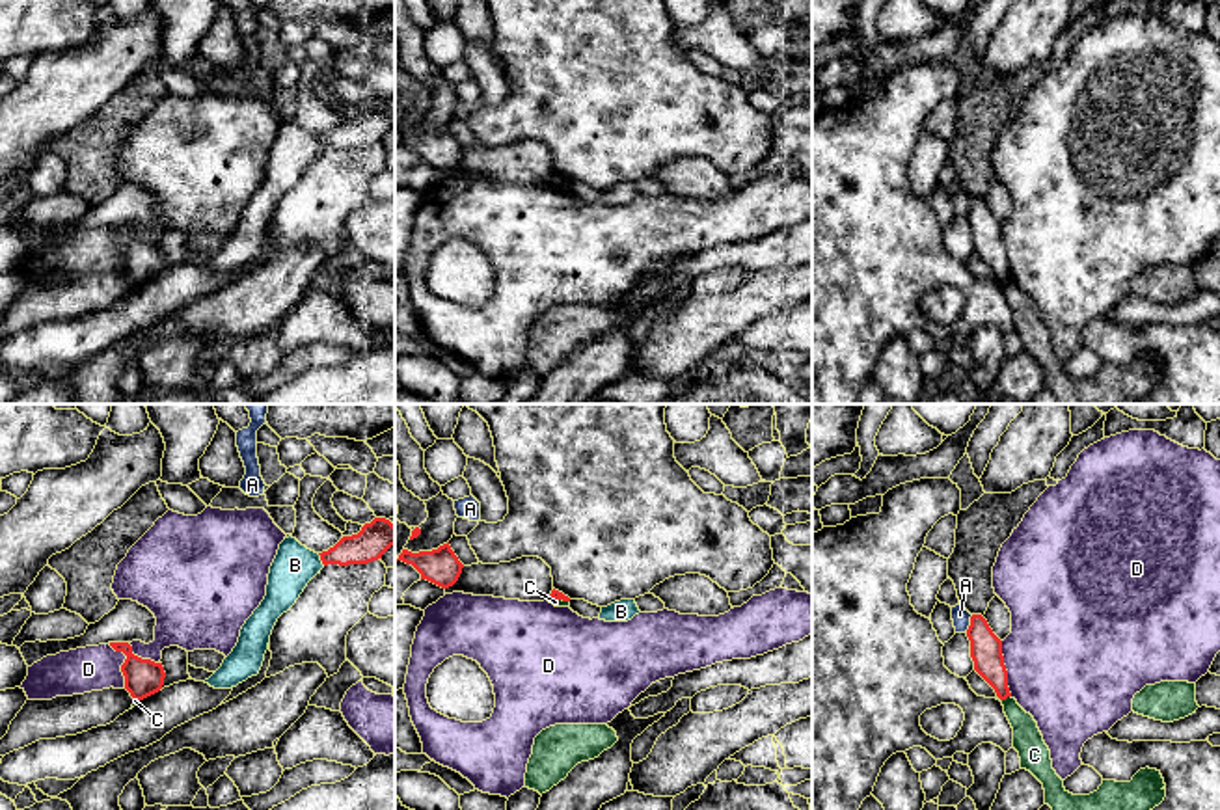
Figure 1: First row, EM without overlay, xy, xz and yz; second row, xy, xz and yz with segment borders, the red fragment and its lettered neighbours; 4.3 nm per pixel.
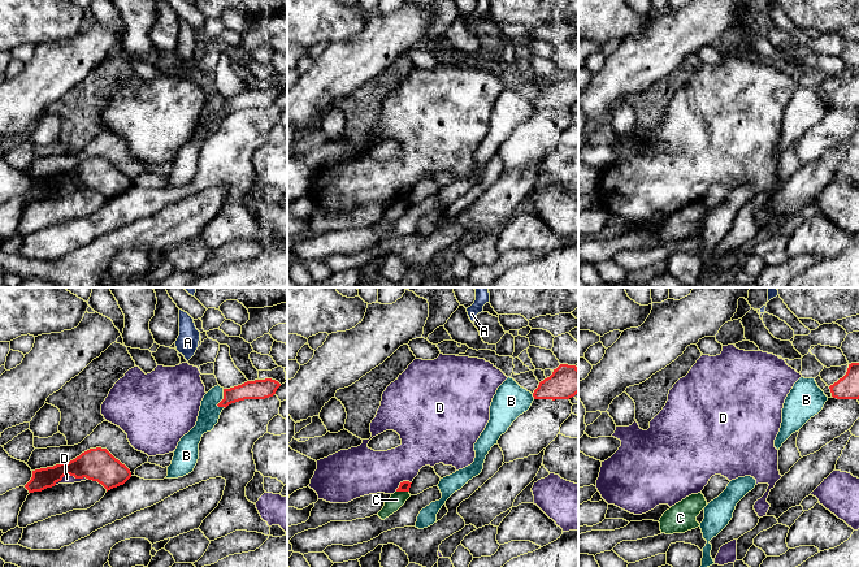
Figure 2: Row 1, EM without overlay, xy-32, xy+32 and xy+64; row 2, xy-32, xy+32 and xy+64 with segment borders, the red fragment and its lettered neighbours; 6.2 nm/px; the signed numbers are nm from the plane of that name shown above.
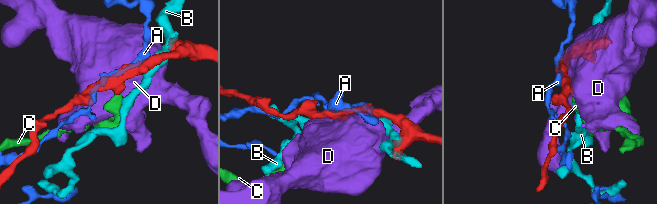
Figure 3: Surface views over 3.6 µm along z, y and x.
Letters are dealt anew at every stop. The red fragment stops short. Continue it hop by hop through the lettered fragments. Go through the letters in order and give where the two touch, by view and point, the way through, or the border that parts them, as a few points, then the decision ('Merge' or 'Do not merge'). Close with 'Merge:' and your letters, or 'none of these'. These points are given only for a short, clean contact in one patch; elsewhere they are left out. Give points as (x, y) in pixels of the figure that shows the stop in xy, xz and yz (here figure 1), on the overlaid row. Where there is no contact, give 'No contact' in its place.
A: Touches red at yz (971, 624). Do not merge
B: Touches red at xy (321, 559). Do not merge
C: Touches red at yz (1006, 697). Boundary: yz (1010, 695), (1003, 701). Do not merge
D: Touches red at yz (1004, 669). Do not merge
Merge: none of these

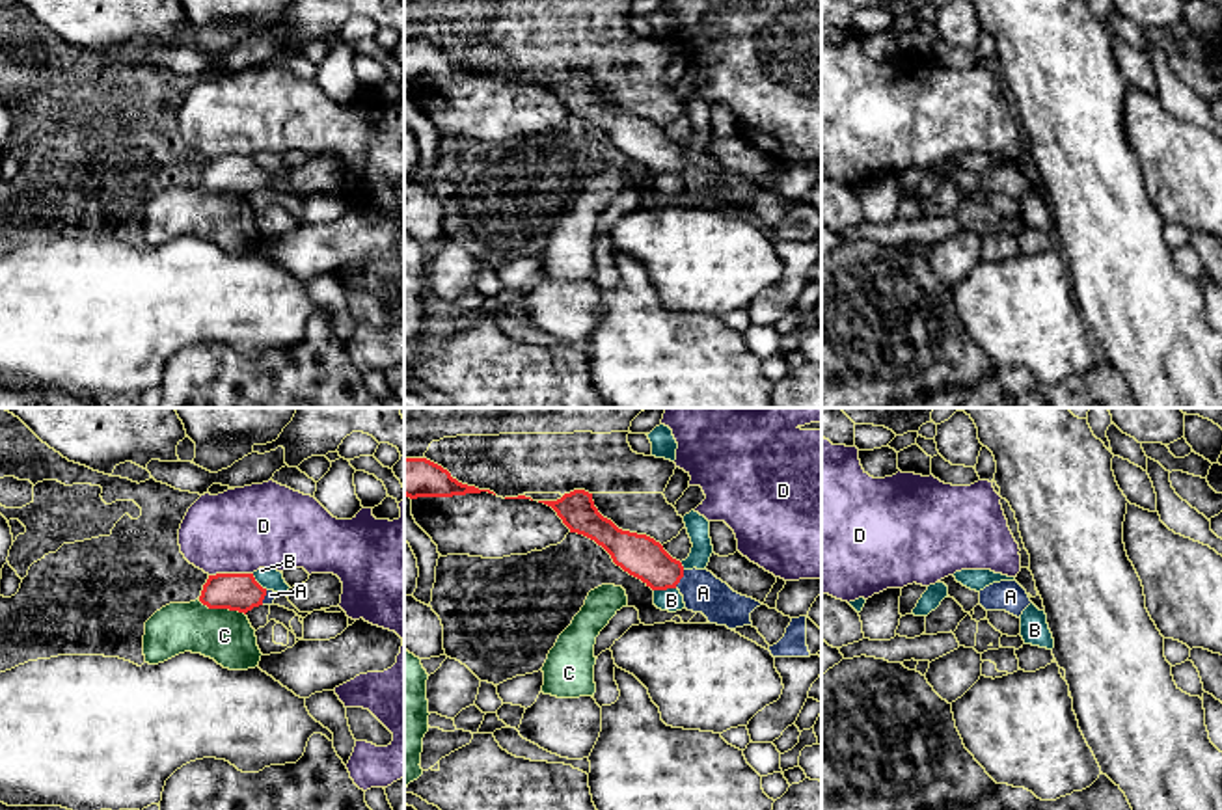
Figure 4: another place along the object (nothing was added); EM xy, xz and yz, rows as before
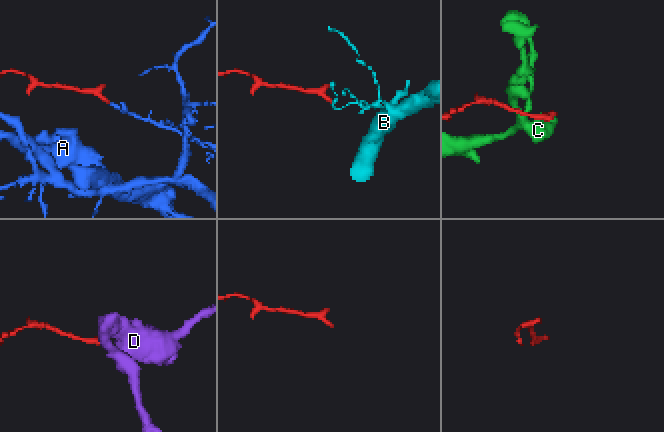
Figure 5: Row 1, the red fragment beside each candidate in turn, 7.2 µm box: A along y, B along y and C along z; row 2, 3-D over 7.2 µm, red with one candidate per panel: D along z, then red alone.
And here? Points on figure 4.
A: Touches red at xz (680, 578). Path across: xz (639, 555), (660, 572), (680, 578), (703, 593). Merge
B: Touches red at xz (664, 589). Do not merge
C: Touches red at xy (222, 607). Boundary: xy (198, 600), (209, 607), (237, 609), (244, 615). Do not merge
D: Touches red at xy (230, 574). Do not merge
Merge: A

